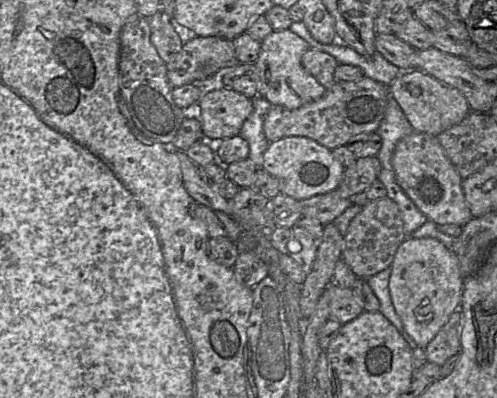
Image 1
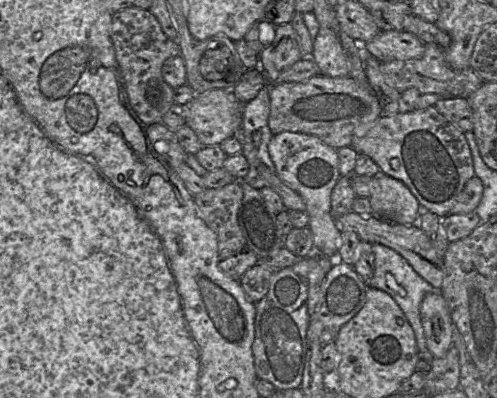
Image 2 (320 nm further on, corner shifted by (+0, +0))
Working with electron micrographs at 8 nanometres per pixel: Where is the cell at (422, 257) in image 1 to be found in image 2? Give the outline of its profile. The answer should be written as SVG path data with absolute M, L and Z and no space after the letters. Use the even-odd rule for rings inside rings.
M440 291L426 294L420 306L427 349L442 358L453 345L454 325L449 306Z

